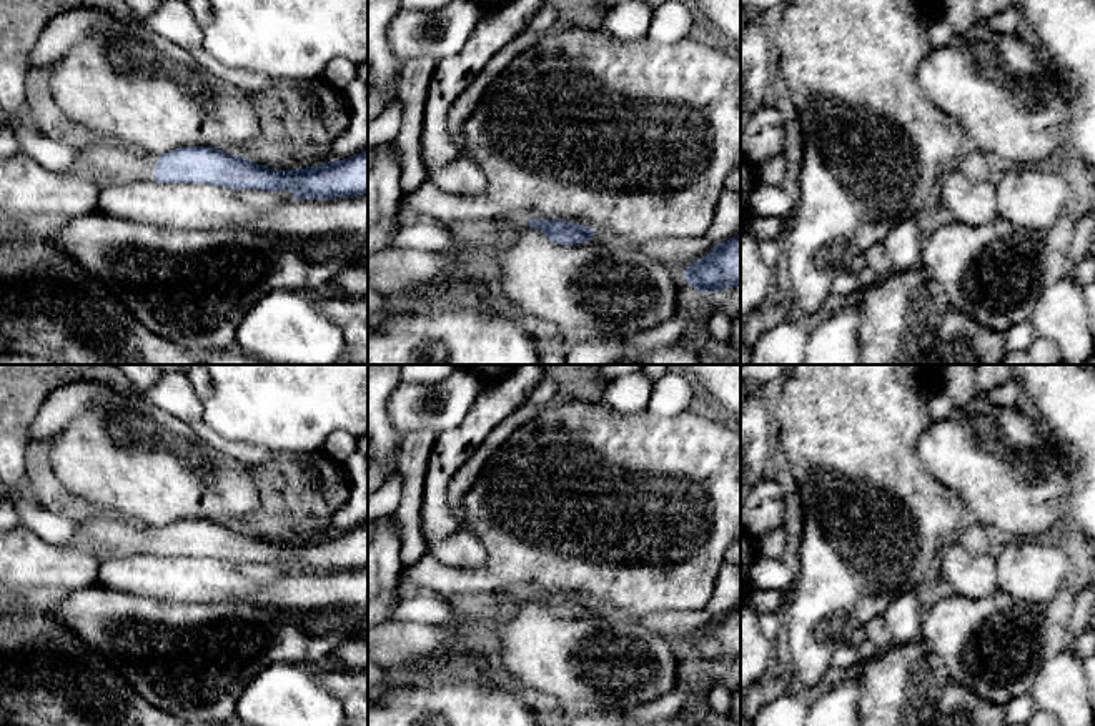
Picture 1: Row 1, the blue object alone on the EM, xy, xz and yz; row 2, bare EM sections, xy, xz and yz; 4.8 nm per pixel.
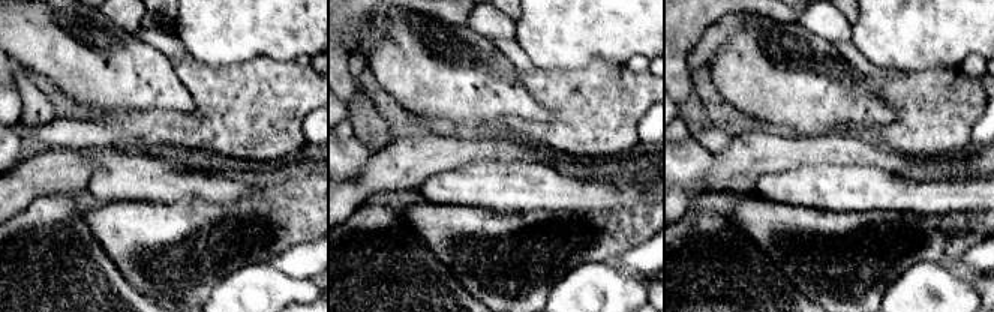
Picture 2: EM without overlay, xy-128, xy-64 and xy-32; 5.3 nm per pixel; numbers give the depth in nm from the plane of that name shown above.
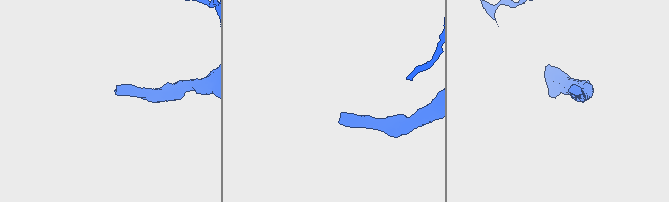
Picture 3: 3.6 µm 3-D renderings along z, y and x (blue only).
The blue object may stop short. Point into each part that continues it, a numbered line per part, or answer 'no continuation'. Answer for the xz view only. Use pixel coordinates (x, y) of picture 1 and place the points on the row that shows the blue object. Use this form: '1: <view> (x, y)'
1: xz (488, 233)

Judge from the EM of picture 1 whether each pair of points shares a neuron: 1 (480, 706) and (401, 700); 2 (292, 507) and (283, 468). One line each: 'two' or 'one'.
1: one
2: one

